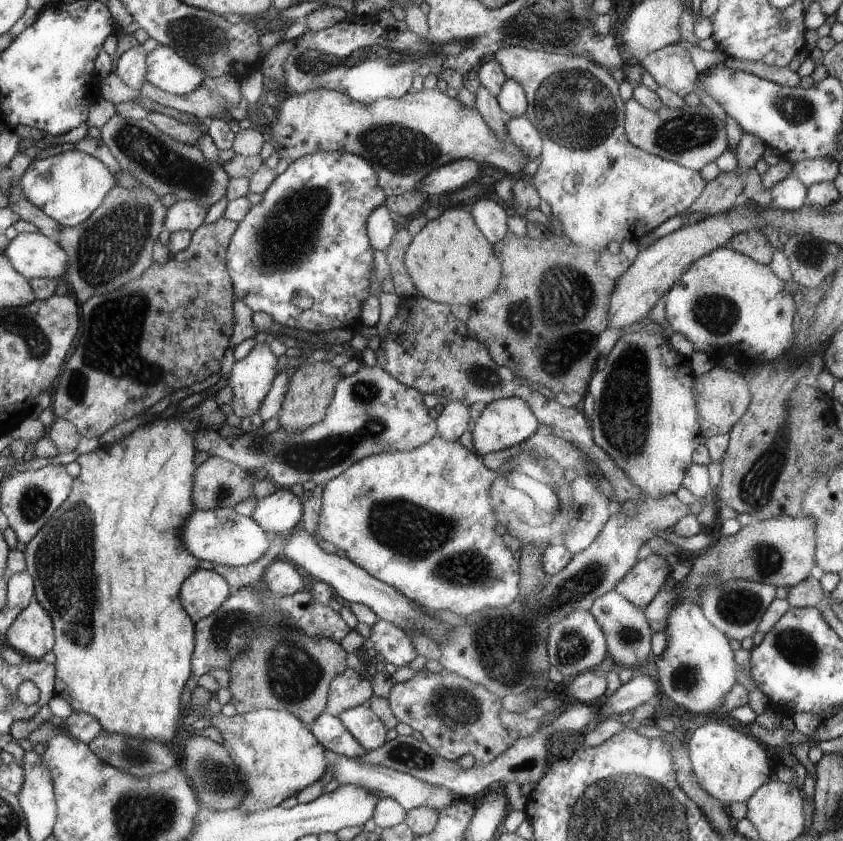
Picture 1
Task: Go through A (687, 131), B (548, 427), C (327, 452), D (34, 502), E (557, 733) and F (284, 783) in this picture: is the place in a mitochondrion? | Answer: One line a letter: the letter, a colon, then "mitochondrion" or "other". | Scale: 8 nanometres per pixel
A: mitochondrion
B: other
C: mitochondrion
D: mitochondrion
E: other
F: other

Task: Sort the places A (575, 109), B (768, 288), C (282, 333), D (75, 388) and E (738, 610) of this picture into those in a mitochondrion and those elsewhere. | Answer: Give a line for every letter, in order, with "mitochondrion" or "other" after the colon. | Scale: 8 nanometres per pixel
A: mitochondrion
B: other
C: other
D: mitochondrion
E: mitochondrion

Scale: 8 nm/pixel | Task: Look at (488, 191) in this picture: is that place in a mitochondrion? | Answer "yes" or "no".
no

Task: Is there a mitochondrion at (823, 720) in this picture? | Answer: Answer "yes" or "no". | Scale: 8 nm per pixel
no

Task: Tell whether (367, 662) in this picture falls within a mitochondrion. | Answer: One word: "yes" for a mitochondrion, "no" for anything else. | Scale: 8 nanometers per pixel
no

